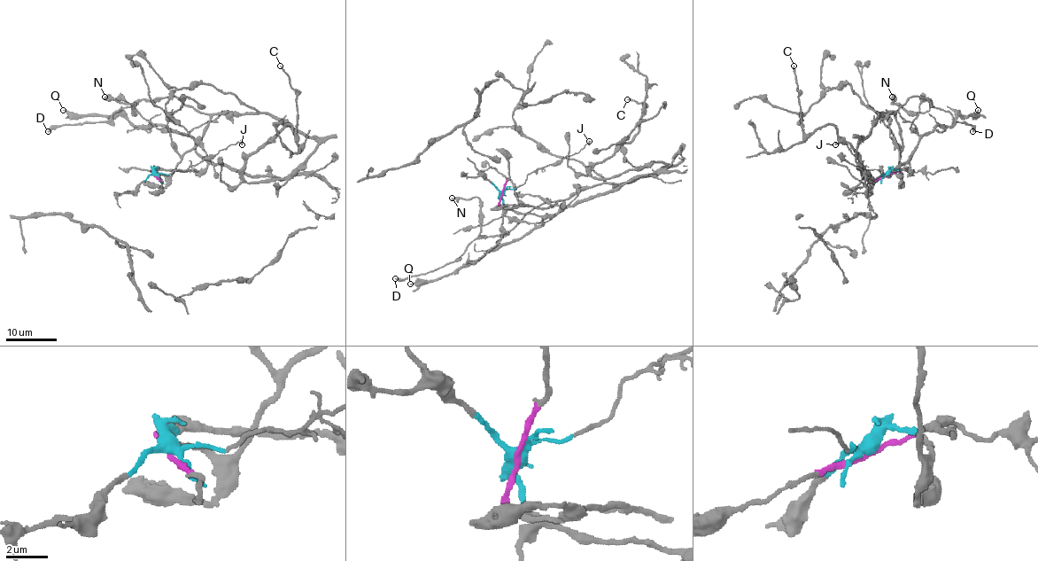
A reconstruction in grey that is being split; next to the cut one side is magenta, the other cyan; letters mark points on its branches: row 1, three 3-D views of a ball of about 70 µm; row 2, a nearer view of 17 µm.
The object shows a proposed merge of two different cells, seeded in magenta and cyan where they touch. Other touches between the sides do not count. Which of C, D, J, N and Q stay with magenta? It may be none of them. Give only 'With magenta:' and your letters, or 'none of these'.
With magenta: C, D, N

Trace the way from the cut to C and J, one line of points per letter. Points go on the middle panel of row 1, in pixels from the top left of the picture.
C: (502, 192), (506, 208), (547, 208), (658, 173), (664, 164), (591, 174), (639, 126), (644, 104), (627, 99)
J: (502, 192), (525, 183), (526, 176), (552, 164), (559, 164), (590, 141)

